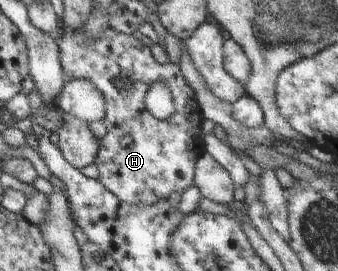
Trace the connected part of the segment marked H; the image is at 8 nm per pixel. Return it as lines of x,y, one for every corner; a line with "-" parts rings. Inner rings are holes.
110,27
105,29
102,35
96,39
82,31
64,31
58,46
64,74
71,80
87,80
93,84
93,87
101,92
106,105
103,124
107,132
101,140
97,140
93,136
93,132
89,130
89,126
83,120
77,119
67,112
62,112
63,125
57,130
58,145
69,165
75,169
81,169
90,164
96,164
100,172
97,180
121,201
131,205
138,203
149,205
164,201
169,198
171,192
181,194
189,186
195,185
196,163
206,153
203,130
201,130
204,113
195,90
184,78
179,64
159,64
153,58
146,40
137,40
135,36
119,33
-
157,82
165,84
170,89
176,107
176,112
171,116
171,119
157,119
147,111
146,95
153,84

